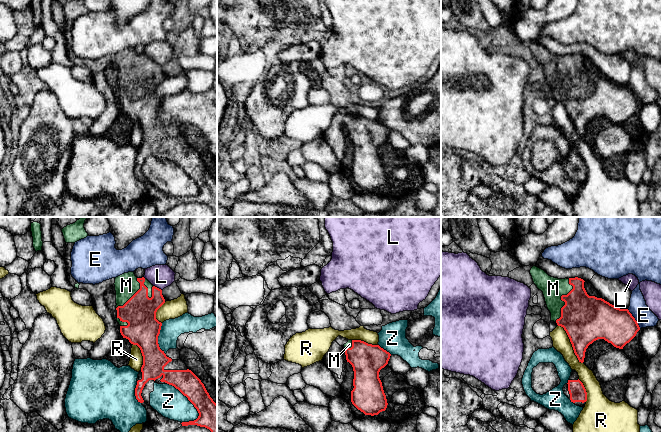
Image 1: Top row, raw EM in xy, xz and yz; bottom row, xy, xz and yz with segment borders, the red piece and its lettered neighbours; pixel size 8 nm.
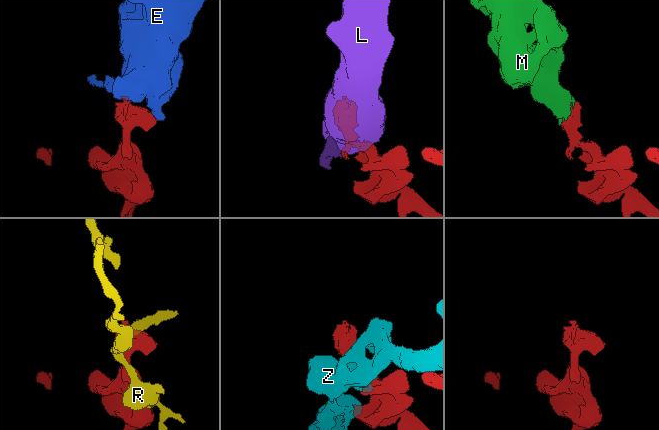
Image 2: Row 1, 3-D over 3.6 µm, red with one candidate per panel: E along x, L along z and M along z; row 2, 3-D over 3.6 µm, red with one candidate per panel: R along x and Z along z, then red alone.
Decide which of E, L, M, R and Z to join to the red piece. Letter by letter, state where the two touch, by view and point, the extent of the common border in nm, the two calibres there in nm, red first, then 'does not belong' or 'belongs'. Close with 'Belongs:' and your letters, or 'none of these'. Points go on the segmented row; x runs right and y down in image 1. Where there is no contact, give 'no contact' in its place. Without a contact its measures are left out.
E: contact yz (634, 319); length 190 nm; calibres 300 and 150 nm; does not belong
L: contact xy (156, 287); length 80 nm; calibres 260 and 190 nm; does not belong
M: contact yz (562, 300); length 380 nm; calibres 380 and 180 nm; belongs
R: contact yz (571, 343); length 380 nm; calibres 380 and 140 nm; does not belong
Z: contact xy (188, 399); length 380 nm; calibres 220 and 240 nm; does not belong
Belongs: M

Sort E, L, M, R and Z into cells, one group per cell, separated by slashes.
E / L / M / R / Z

